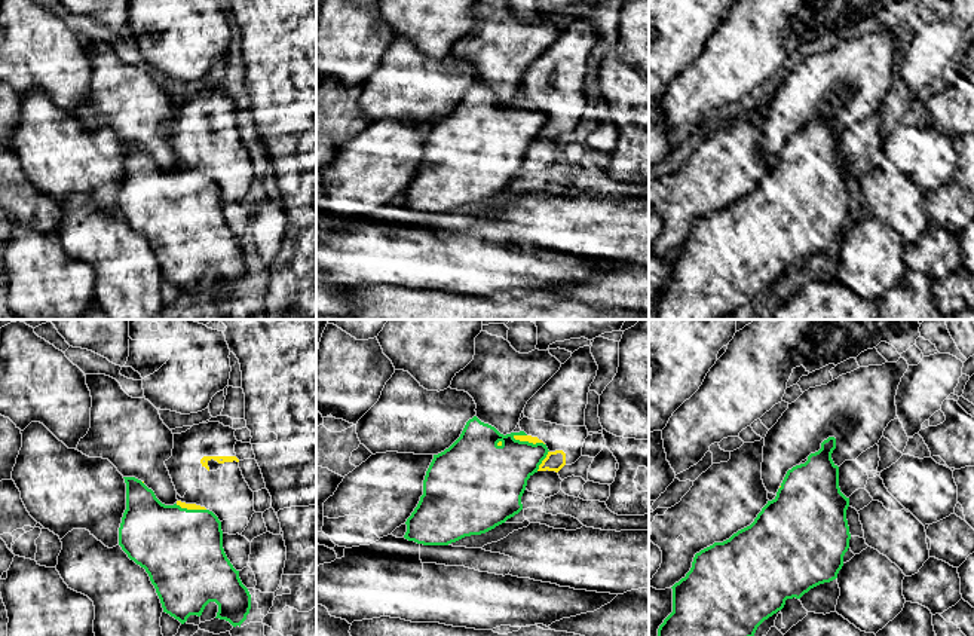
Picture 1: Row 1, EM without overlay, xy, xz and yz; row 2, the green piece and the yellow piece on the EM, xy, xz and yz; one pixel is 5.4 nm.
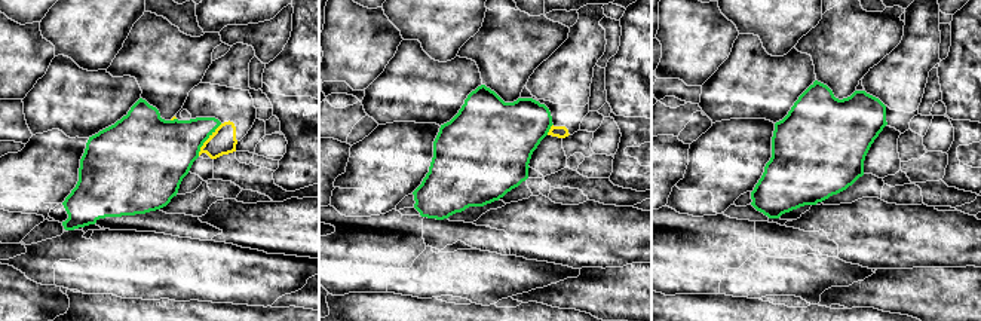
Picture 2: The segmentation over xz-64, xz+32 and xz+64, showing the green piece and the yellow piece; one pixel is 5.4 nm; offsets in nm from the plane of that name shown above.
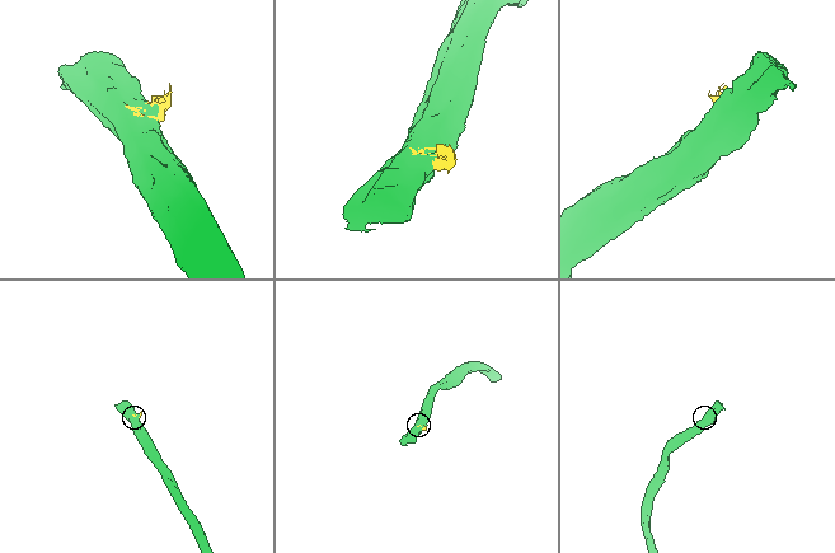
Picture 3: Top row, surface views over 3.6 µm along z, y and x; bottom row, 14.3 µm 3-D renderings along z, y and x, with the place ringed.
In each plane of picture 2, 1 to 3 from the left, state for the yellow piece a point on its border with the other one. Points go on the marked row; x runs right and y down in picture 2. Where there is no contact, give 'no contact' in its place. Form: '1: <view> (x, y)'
1: xz-64 (207, 138)
2: xz+32 (549, 128)
3: no contact

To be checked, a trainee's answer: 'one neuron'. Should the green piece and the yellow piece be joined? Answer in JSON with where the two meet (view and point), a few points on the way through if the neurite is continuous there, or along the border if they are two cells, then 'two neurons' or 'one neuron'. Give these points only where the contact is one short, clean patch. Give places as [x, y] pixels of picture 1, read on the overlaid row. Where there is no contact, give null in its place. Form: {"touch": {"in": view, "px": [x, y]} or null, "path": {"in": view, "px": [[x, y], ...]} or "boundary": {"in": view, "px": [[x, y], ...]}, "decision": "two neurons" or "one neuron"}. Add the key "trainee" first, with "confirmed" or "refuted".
{"trainee": "refuted", "touch": {"in": "xz", "px": [527, 442]}, "decision": "two neurons"}

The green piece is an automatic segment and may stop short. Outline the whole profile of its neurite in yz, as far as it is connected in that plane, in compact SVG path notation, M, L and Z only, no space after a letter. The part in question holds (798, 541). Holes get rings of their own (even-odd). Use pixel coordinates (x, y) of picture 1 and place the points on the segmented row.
M834 437L824 440L805 464L787 471L777 496L750 526L695 554L690 571L671 587L673 612L659 626L658 636L754 636L757 627L781 611L787 599L800 599L811 588L837 578L851 533L846 520L849 498L839 487L839 467L831 459L834 449Z

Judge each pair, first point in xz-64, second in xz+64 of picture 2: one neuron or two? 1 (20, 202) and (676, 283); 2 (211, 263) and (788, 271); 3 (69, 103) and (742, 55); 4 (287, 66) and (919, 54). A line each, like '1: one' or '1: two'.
1: two
2: one
3: one
4: two

